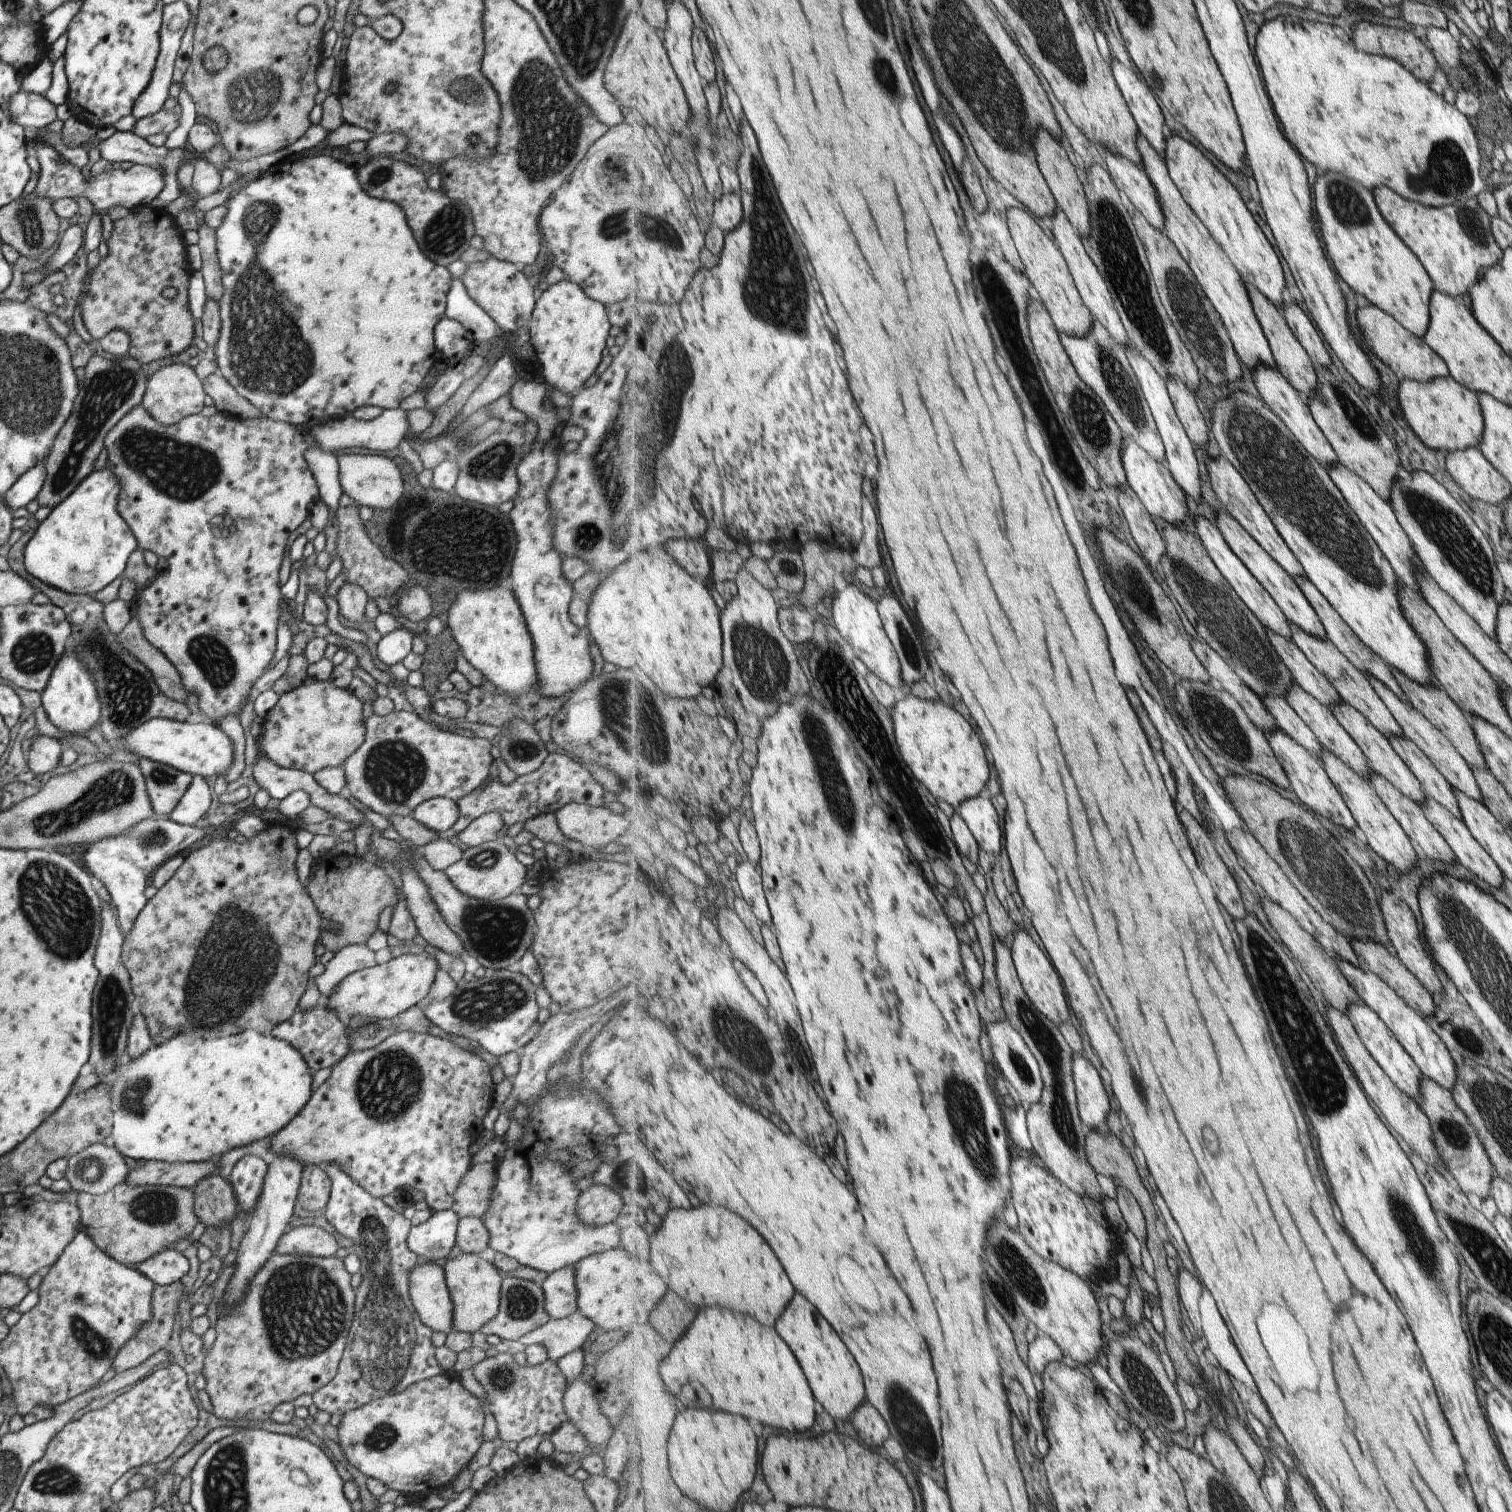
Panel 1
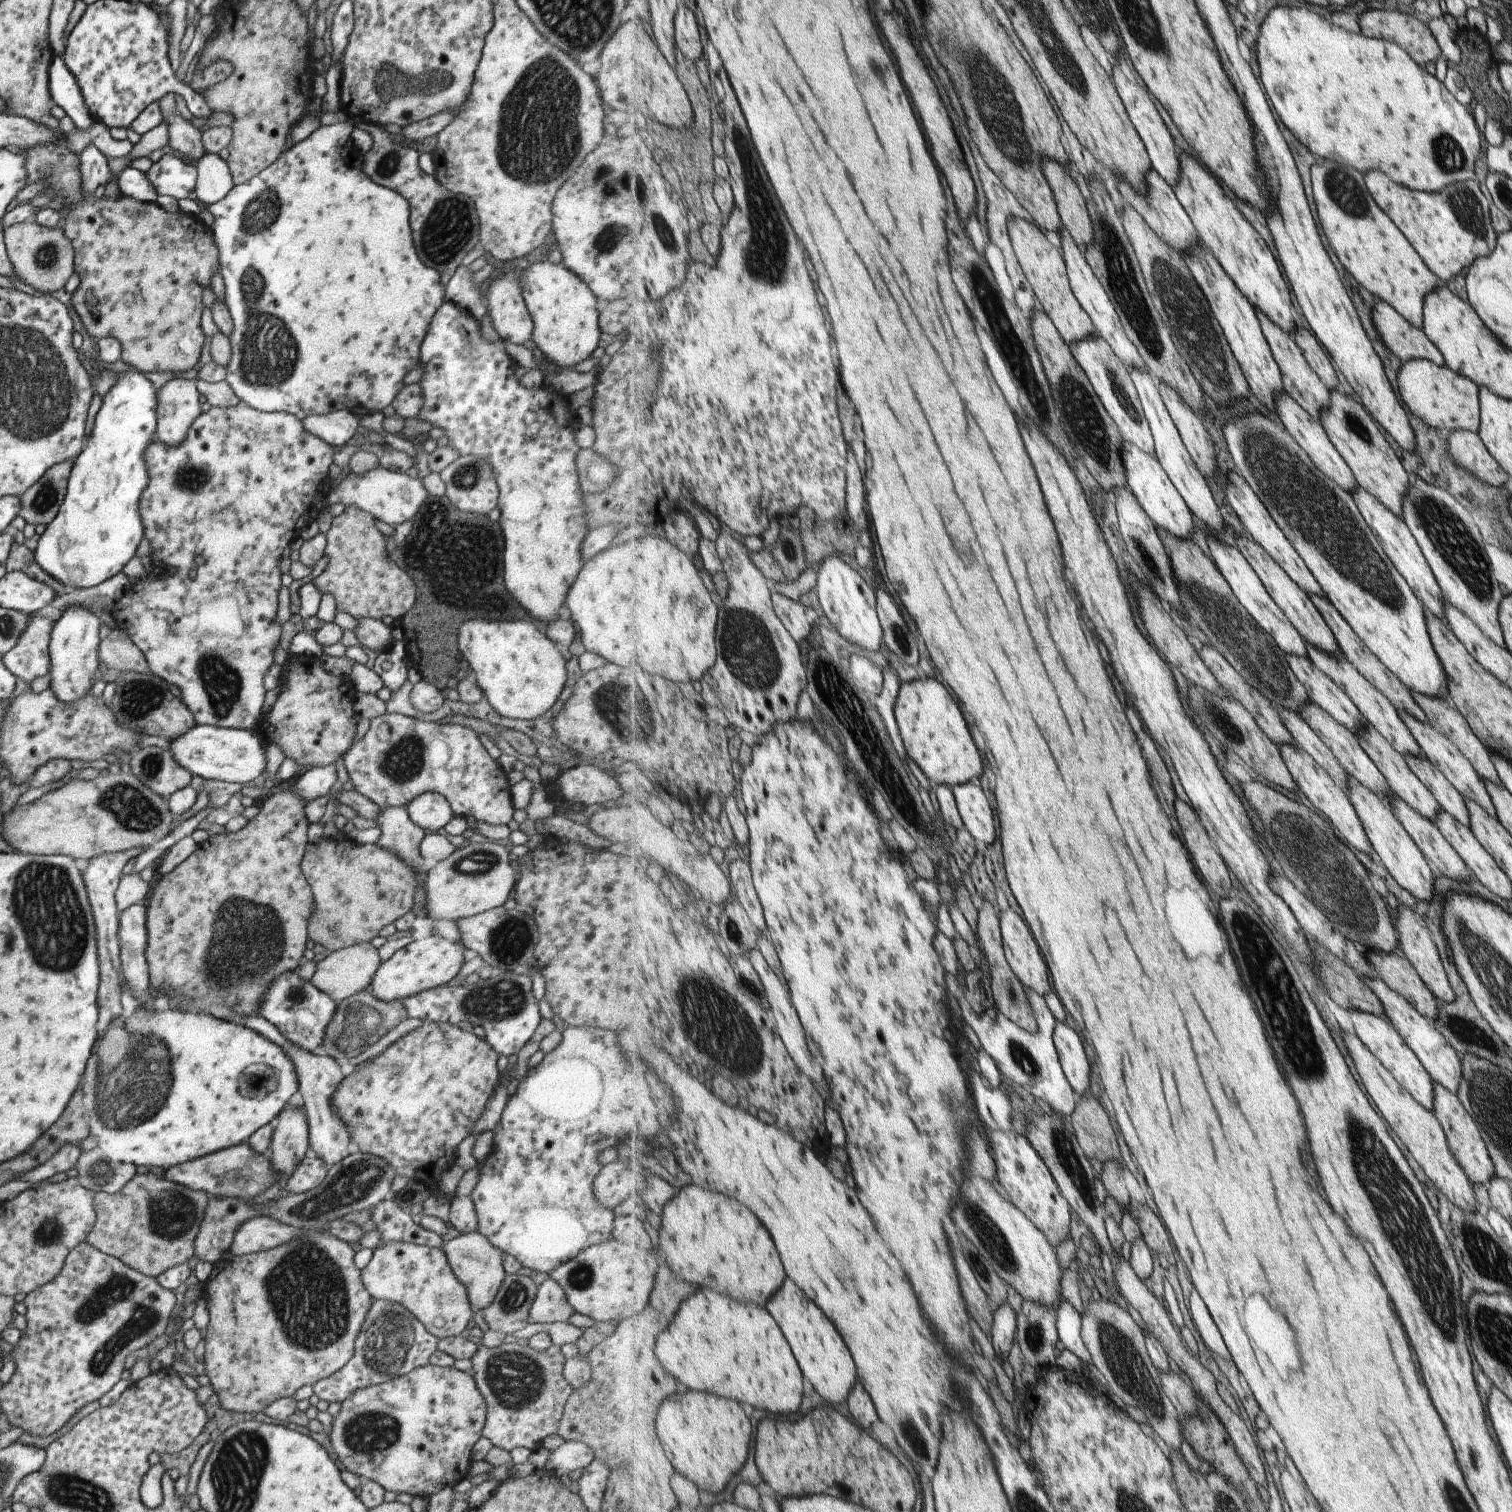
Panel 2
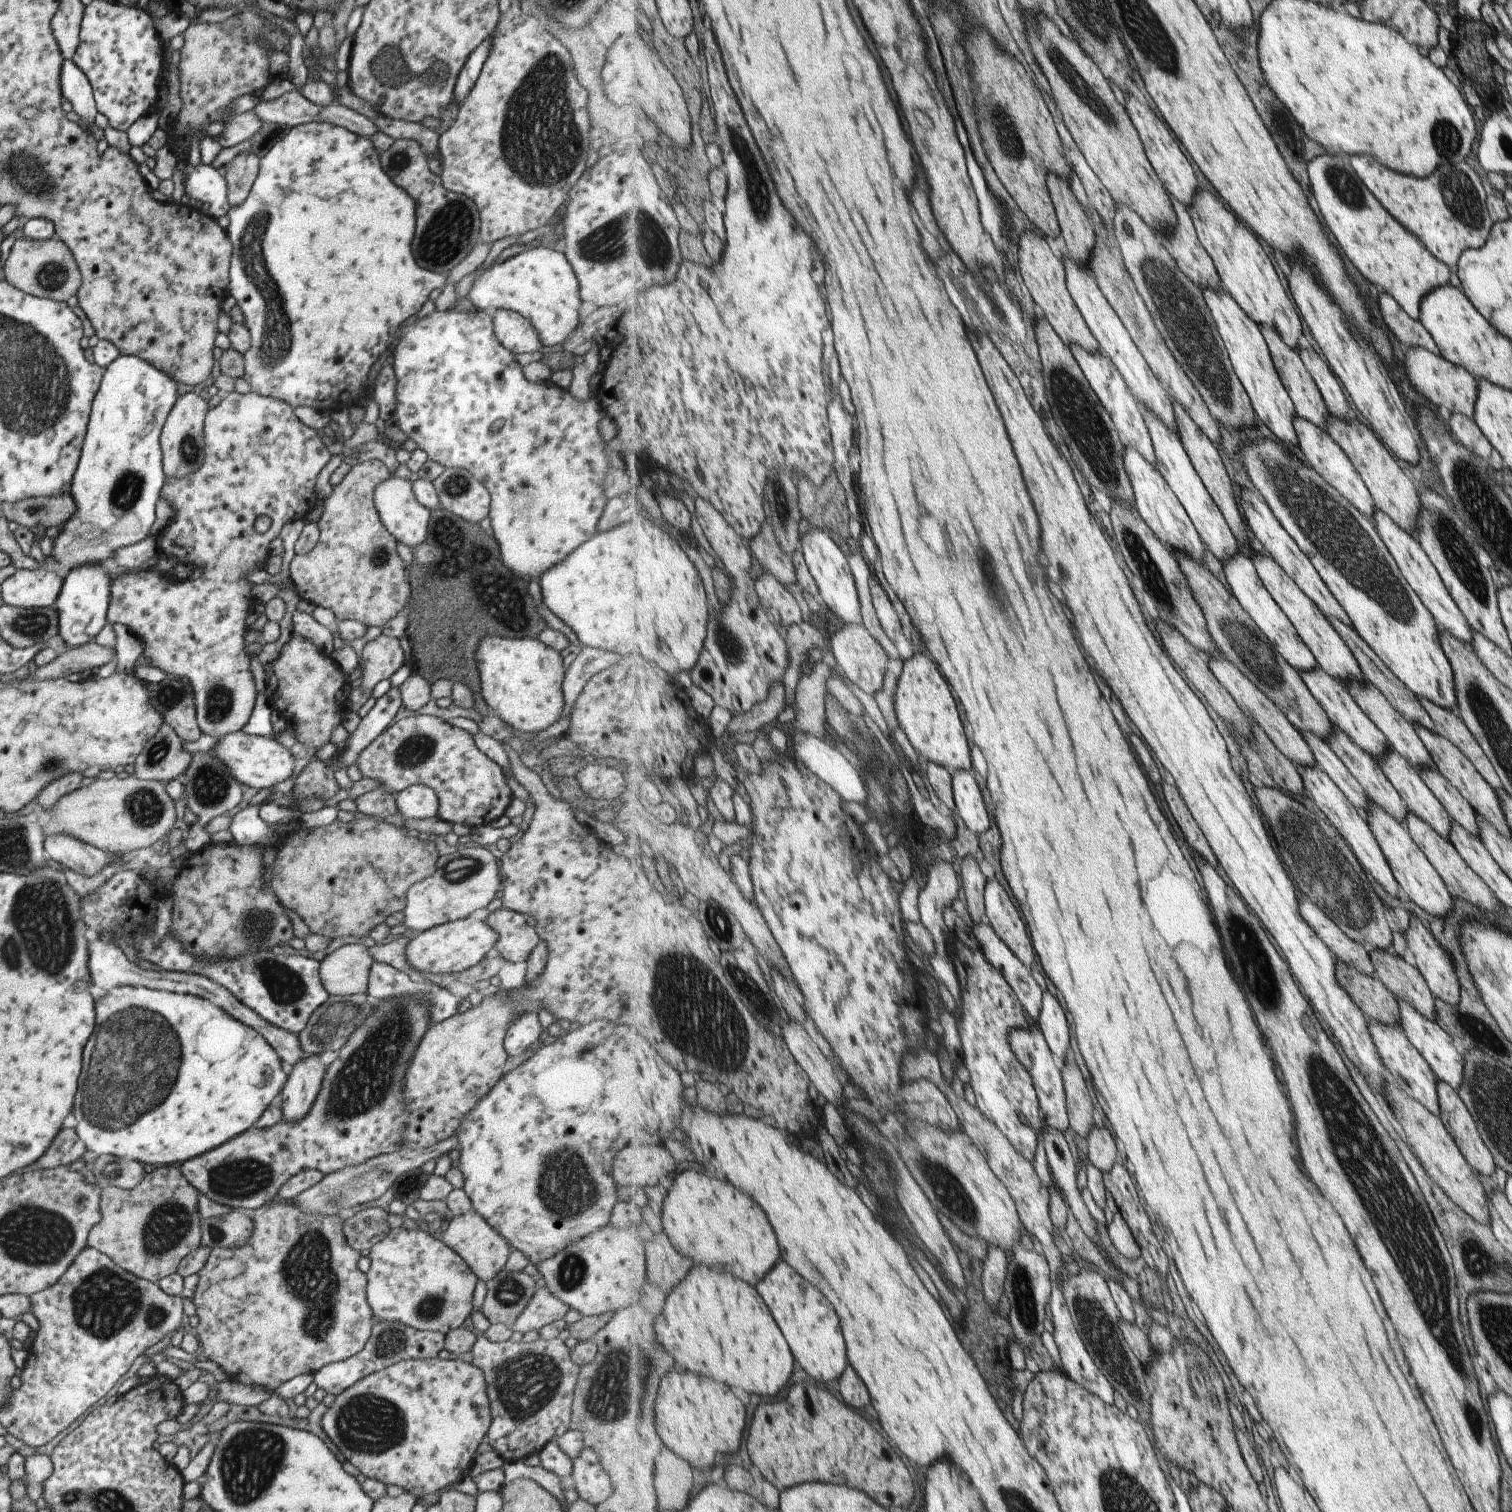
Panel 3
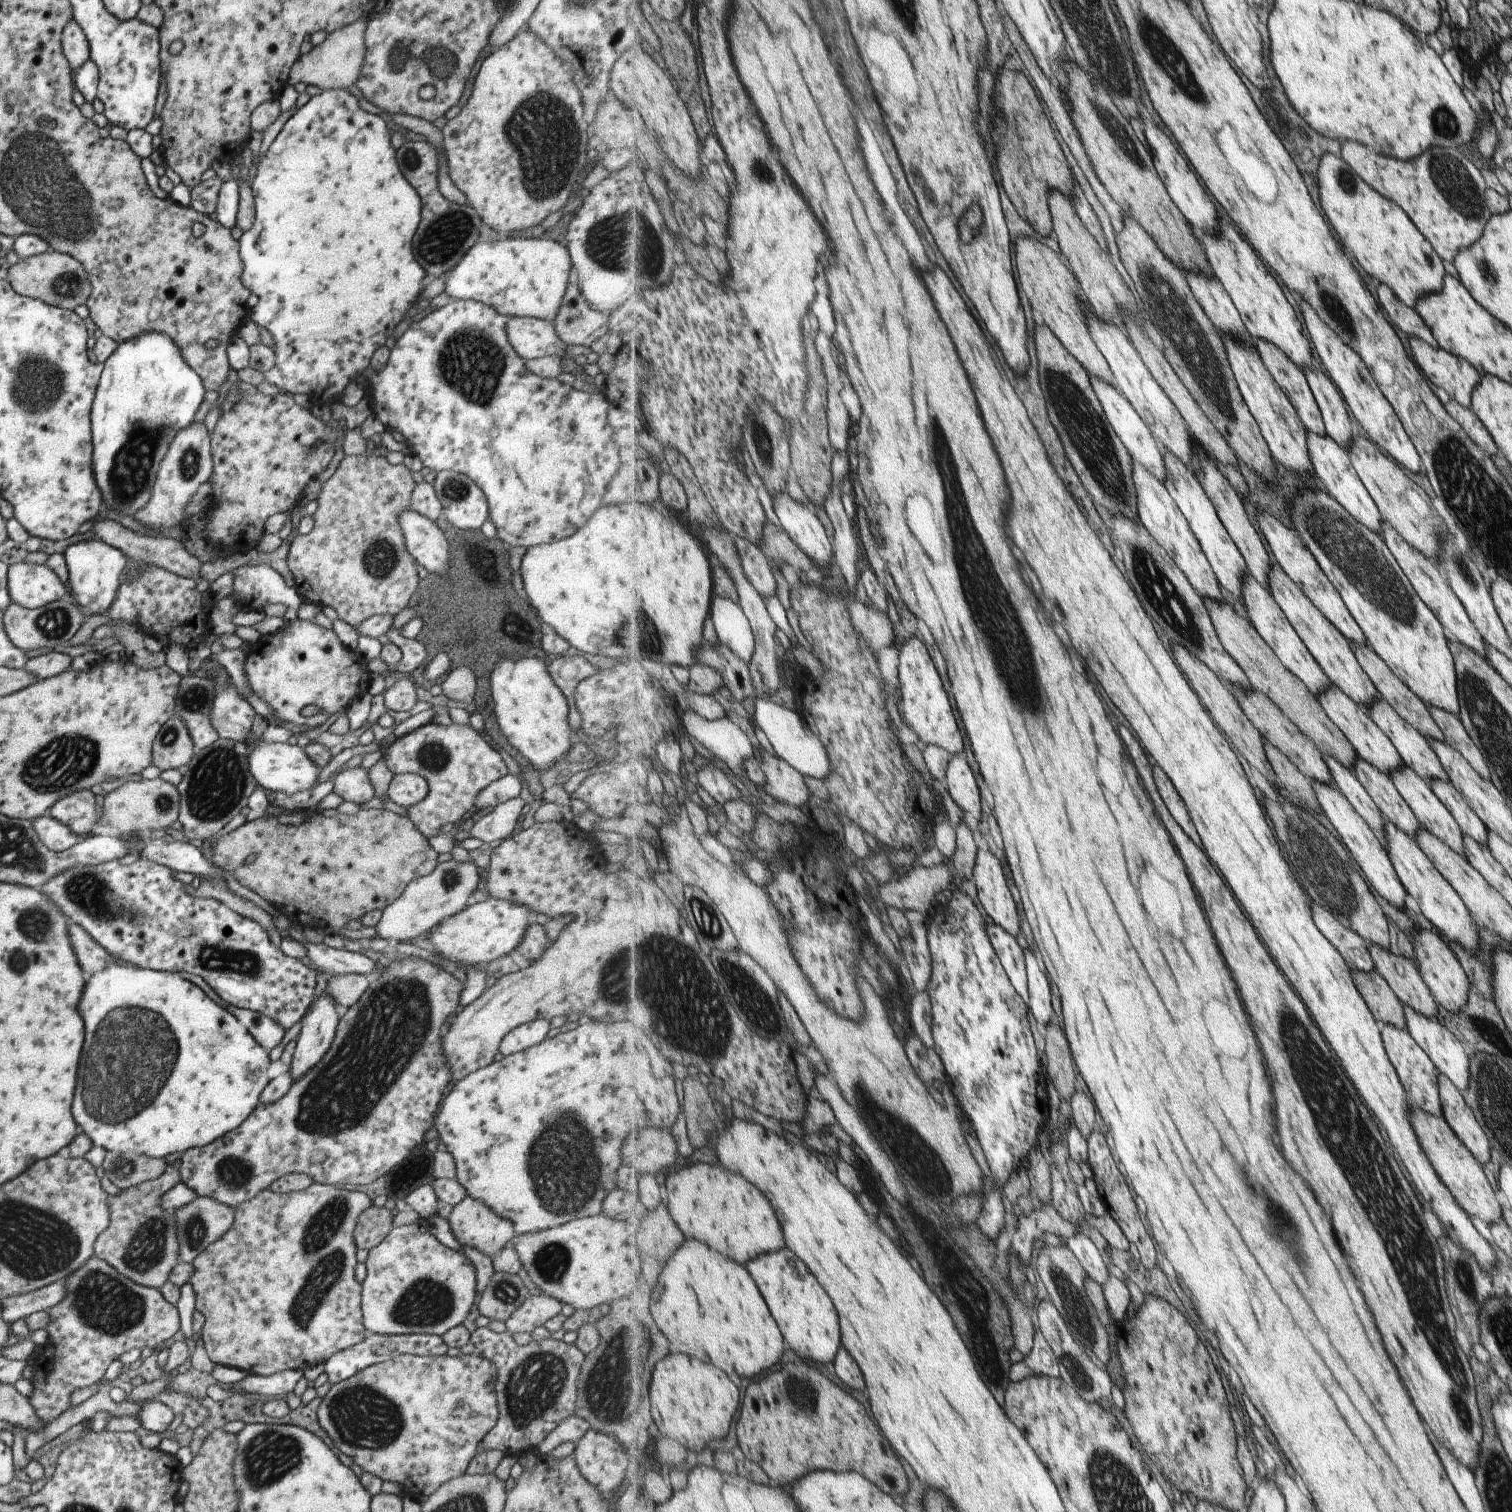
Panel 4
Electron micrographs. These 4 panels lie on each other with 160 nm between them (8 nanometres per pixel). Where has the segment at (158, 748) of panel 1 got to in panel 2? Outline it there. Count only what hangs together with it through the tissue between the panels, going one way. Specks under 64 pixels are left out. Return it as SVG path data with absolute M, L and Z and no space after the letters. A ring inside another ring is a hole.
M195 725L170 742L168 752L173 761L202 779L245 784L265 772L265 750L251 731Z

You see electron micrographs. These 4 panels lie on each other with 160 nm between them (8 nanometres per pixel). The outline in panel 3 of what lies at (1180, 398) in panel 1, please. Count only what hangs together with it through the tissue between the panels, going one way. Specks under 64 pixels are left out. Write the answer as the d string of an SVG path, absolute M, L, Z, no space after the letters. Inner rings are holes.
M1175 402L1175 408L1178 422L1178 435L1181 437L1184 447L1188 449L1192 463L1195 465L1197 472L1200 473L1208 491L1212 493L1221 512L1224 512L1229 526L1233 529L1233 532L1236 533L1236 537L1241 542L1242 551L1251 554L1251 558L1254 558L1254 552L1249 550L1248 545L1244 544L1244 542L1247 542L1247 524L1245 524L1243 514L1241 514L1241 508L1239 508L1239 504L1237 504L1237 500L1235 500L1233 484L1231 484L1231 478L1229 478L1227 468L1225 468L1225 464L1223 464L1223 458L1221 458L1221 454L1219 454L1219 450L1217 450L1217 446L1215 446L1216 443L1201 430L1200 425L1196 423L1196 420L1193 420L1189 411L1180 402Z

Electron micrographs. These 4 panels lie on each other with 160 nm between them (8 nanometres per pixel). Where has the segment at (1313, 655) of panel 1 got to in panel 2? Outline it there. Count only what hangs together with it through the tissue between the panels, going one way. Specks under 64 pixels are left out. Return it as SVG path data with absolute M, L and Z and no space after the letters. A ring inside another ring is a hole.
M1308 646L1308 658L1329 680L1337 680L1337 684L1341 684L1341 688L1345 688L1345 692L1349 692L1349 696L1353 696L1353 700L1357 700L1357 708L1361 708L1360 714L1365 718L1366 723L1380 736L1383 736L1389 745L1394 746L1397 753L1401 756L1424 756L1395 706L1367 678L1361 676L1342 655L1338 657L1331 656L1331 654L1321 652L1313 646Z

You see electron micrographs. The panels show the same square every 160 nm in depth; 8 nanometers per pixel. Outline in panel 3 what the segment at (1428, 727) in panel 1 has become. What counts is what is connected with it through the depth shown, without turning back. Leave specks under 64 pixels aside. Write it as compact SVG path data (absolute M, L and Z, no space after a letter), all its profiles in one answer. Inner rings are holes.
M1413 724L1412 726L1415 727L1417 736L1419 736L1420 740L1425 744L1425 748L1427 748L1427 751L1432 757L1432 761L1439 771L1439 774L1459 791L1459 794L1469 803L1469 806L1471 806L1476 815L1488 820L1489 824L1493 825L1493 828L1498 829L1499 832L1506 837L1511 837L1509 827L1505 822L1505 817L1497 801L1495 791L1483 780L1483 777L1475 770L1475 767L1467 760L1467 757L1446 738L1439 736L1433 731L1427 730L1420 724Z

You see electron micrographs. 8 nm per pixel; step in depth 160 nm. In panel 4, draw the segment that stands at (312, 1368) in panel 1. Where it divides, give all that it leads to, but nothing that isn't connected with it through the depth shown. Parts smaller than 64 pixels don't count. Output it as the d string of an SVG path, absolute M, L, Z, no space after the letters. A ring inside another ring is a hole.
M319 1183L309 1185L305 1190L290 1193L274 1193L268 1188L263 1189L251 1200L238 1204L234 1208L232 1227L213 1244L202 1250L201 1254L198 1254L191 1262L194 1269L188 1281L194 1290L194 1309L201 1312L204 1318L200 1337L209 1360L215 1365L238 1368L247 1375L268 1377L287 1369L311 1368L315 1364L324 1363L333 1353L361 1342L366 1337L367 1330L363 1326L360 1311L361 1287L354 1277L357 1262L355 1261L356 1246L353 1240L353 1229L359 1213L371 1204L364 1193L346 1191L340 1187Z

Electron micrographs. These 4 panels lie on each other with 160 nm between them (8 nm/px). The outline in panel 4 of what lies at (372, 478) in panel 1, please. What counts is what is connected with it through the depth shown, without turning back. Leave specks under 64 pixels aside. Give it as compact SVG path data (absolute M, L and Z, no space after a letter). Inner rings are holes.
M405 509L397 519L407 552L429 572L445 572L447 568L447 542L435 523L426 516Z

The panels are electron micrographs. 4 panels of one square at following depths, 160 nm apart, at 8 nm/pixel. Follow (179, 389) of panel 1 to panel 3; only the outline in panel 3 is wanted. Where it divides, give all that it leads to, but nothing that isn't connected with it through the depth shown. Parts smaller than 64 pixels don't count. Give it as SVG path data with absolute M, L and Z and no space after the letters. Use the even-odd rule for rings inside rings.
M185 392L176 398L165 417L159 437L160 459L165 479L181 478L202 463L202 426L208 409L206 401L193 392Z

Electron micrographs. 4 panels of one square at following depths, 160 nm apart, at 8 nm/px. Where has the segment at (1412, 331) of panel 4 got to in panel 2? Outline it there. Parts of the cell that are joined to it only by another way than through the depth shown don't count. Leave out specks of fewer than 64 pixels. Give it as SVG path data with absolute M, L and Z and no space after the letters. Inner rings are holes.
M1379 301L1373 306L1371 322L1377 336L1385 342L1401 363L1413 358L1432 361L1436 366L1444 366L1440 350L1429 342L1423 330L1409 324L1399 312L1387 302Z

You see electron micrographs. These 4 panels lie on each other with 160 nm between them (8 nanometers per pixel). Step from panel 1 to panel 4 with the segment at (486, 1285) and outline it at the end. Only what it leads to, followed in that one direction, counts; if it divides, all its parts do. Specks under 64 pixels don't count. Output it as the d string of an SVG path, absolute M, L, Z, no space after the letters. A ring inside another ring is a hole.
M466 1196L452 1206L447 1222L457 1242L494 1257L513 1238L513 1225L489 1207Z

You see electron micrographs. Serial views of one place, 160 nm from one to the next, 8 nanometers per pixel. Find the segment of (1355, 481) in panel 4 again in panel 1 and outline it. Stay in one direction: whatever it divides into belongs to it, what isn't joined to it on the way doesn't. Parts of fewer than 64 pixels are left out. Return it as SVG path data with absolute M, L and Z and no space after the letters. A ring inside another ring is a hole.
M1258 364L1251 370L1251 373L1261 398L1269 405L1269 408L1272 408L1277 413L1277 416L1281 417L1281 420L1285 421L1285 424L1291 429L1299 444L1322 466L1328 467L1337 463L1338 458L1333 452L1327 437L1316 424L1306 398L1298 393L1296 388L1293 388L1293 385L1285 378L1285 375L1278 367Z

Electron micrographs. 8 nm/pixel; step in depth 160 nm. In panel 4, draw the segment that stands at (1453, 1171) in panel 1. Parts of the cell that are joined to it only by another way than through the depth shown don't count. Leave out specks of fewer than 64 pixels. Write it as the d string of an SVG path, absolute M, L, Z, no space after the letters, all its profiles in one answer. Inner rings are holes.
M1444 1074L1437 1076L1442 1117L1479 1164L1489 1162L1489 1142L1457 1087Z

